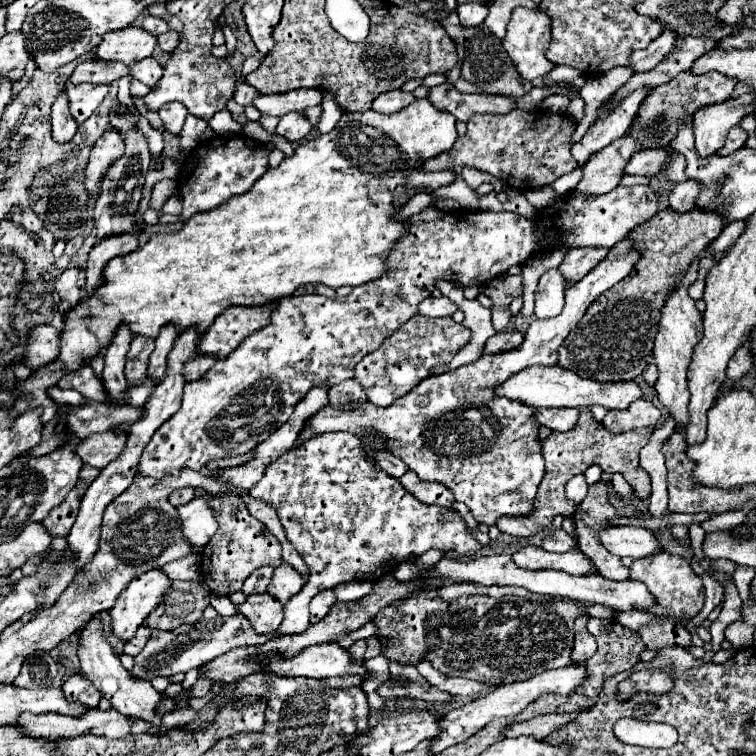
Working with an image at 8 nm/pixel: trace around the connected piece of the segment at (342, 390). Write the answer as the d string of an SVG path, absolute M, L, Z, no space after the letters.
M343 380L343 384L335 384L335 388L329 388L329 402L335 408L349 408L355 402L367 402L367 396L355 380Z

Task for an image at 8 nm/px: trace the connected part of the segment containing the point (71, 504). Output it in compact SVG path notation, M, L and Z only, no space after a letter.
M73 488L73 492L65 498L63 506L55 508L49 512L49 516L41 522L43 528L47 528L47 532L51 532L53 538L57 536L67 536L67 532L71 530L71 526L75 524L75 516L79 512L79 490Z

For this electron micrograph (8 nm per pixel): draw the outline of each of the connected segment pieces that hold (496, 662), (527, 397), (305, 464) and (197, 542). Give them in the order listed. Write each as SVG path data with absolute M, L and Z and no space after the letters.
M423 590L407 600L389 604L373 622L377 626L375 636L381 642L381 654L389 662L417 666L421 660L429 660L433 668L447 676L501 686L567 666L575 638L573 624L581 614L583 608L579 604L561 600L529 602L517 596L441 600L437 590Z
M531 366L527 370L517 372L505 384L499 384L495 388L497 396L511 398L517 402L523 402L531 408L581 408L581 406L605 406L609 410L625 410L629 404L643 396L637 382L615 382L615 384L601 384L595 380L585 380L577 376L571 370L565 370L561 366Z
M329 432L307 440L297 450L285 452L279 460L265 468L263 478L249 490L253 498L269 502L285 528L287 540L297 548L299 556L307 564L307 584L299 594L285 604L285 618L279 626L279 634L299 634L309 624L307 606L313 596L333 588L337 584L353 580L377 580L381 576L393 574L393 570L409 556L421 556L431 548L441 548L445 552L457 552L457 556L475 556L483 546L467 534L463 518L441 506L427 506L411 496L397 478L379 470L373 460L369 460L361 448L359 438L349 432Z
M211 494L193 498L189 504L177 508L177 512L181 514L181 532L187 542L197 548L203 548L217 532L217 520L207 506L209 496Z

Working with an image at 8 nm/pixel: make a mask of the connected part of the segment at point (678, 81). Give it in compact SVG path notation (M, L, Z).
M681 72L669 84L657 86L655 90L651 90L647 94L647 98L643 100L643 106L639 108L627 134L639 142L641 150L647 150L647 148L667 150L671 146L671 140L675 140L675 132L679 130L679 120L683 120L683 116L693 116L699 108L705 108L705 106L711 106L717 102L725 102L727 98L731 98L735 84L737 84L737 80L731 80L719 72L709 72L703 76L693 76L691 72Z

